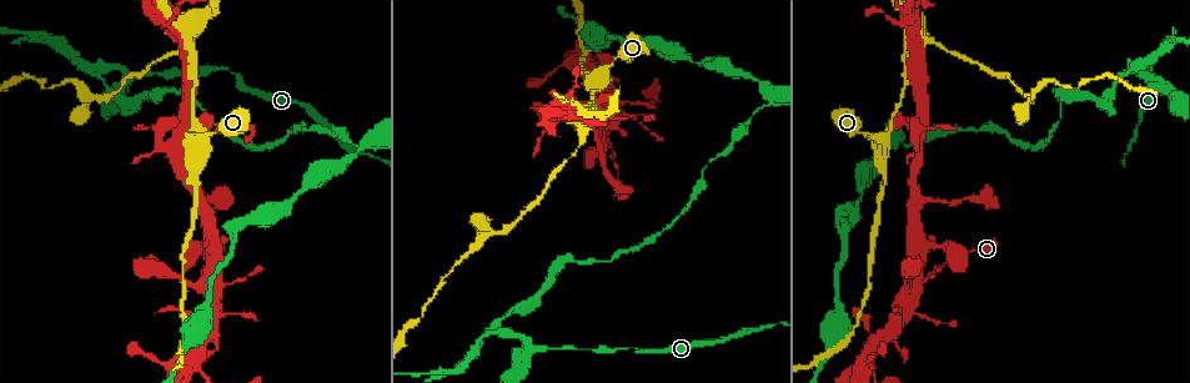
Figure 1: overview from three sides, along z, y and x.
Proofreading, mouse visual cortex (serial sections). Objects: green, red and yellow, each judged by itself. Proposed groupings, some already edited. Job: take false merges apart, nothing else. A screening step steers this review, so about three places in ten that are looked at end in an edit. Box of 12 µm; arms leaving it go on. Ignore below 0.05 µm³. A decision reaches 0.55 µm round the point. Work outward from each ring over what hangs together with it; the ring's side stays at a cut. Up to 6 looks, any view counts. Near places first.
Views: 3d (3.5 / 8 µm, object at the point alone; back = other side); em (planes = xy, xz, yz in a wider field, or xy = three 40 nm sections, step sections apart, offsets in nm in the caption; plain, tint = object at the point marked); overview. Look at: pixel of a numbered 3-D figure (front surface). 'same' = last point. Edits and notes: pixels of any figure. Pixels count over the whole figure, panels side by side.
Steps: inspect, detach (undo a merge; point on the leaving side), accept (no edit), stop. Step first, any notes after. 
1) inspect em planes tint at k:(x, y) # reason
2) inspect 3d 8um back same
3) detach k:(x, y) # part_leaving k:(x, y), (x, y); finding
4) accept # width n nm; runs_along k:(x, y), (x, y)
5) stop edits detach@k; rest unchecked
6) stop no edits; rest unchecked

inspect em xy step 1 tint at 1:(104, 68) # three arms meet

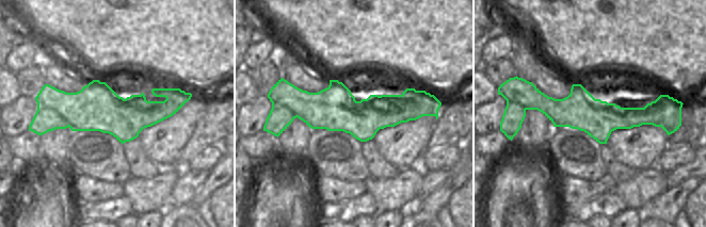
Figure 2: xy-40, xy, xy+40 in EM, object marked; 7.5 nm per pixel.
inspect 3d 3.5um same # see where the arms go

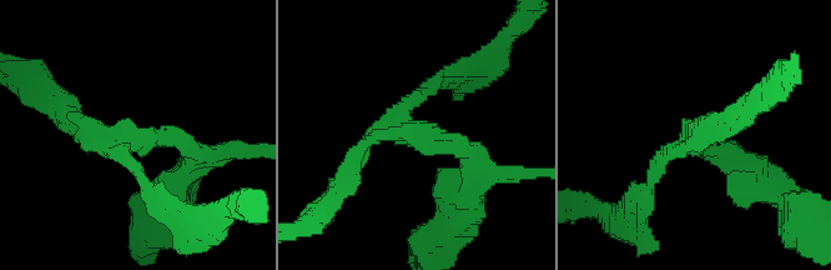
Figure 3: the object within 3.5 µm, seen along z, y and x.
detach 3:(141, 176) # arm_widths 150, 200, 200 nm; a second cell is stuck on

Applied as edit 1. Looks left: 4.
inspect 3d 3.5um at 1:(876, 136) # a fork

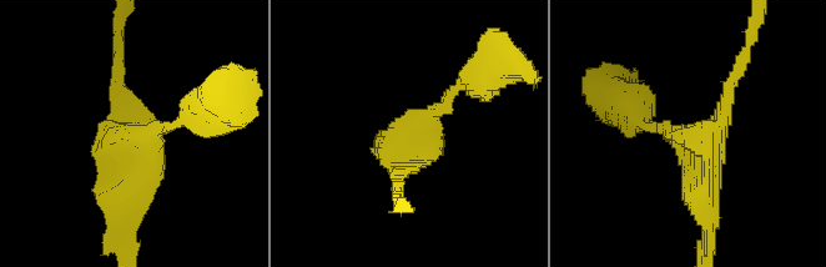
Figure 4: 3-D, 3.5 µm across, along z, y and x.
inspect em xy step 5 tint at 4:(692, 137)

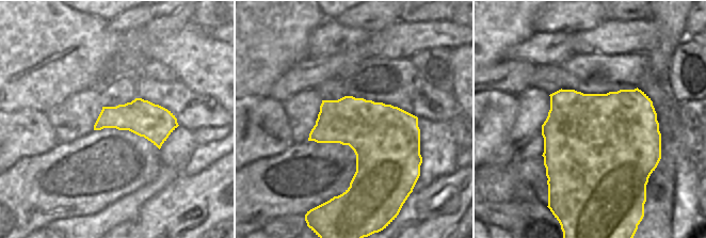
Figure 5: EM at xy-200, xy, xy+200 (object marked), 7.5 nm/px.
accept # width 480 nm; runs_along 4:(467, 81), (421, 122), (398, 180); all the same cell

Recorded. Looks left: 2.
inspect em planes tint at 1:(592, 117) # abrupt turn

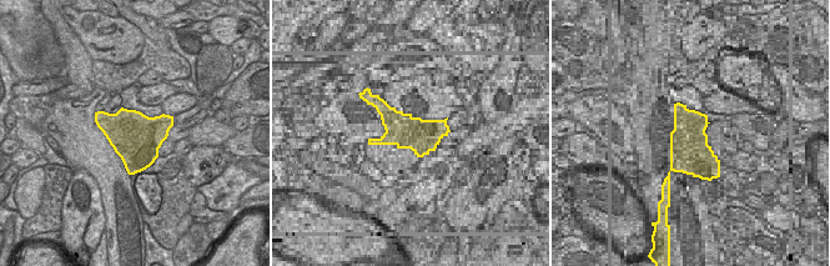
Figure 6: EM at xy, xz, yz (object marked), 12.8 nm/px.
inspect 3d 3.5um same # wider look

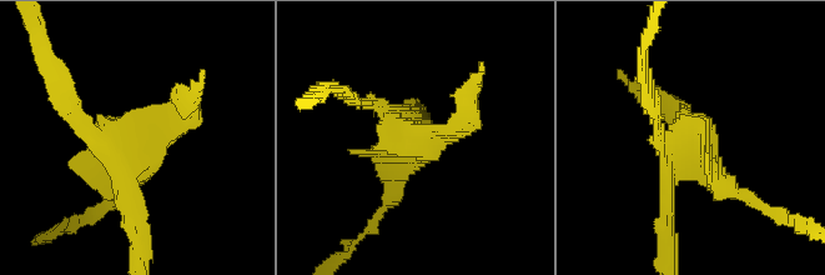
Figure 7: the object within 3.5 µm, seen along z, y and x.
detach 7:(719, 195) # a second cell is stuck on

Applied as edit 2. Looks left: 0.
stop edits detach@3, detach@7; rest unchecked

